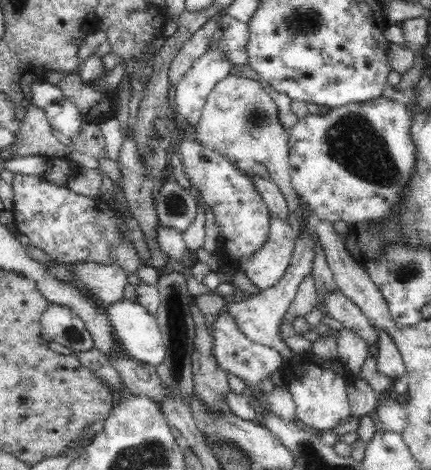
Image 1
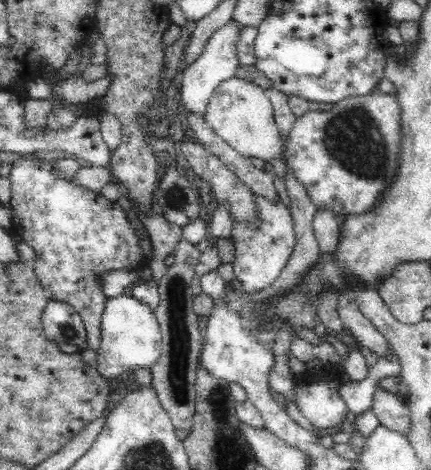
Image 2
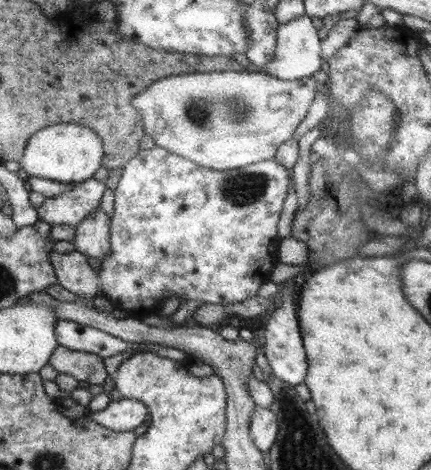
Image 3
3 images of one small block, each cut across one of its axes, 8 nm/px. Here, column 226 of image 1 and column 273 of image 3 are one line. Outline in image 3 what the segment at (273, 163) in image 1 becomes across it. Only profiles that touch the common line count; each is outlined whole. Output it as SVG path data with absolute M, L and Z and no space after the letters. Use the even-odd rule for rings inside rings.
M205 72L205 74L181 74L169 80L157 80L153 88L145 88L131 98L131 106L139 112L143 132L157 148L187 158L205 170L237 170L253 166L255 162L273 160L277 148L293 138L299 124L305 120L319 84L309 76L299 80L279 80L265 72Z

